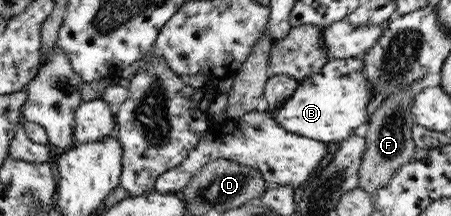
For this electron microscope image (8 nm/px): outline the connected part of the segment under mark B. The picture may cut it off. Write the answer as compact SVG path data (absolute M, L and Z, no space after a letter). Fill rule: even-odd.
M361 56L331 59L319 74L311 74L301 80L277 110L268 110L281 127L301 136L311 137L324 143L349 138L361 124L370 120L369 102L375 89L369 85Z

